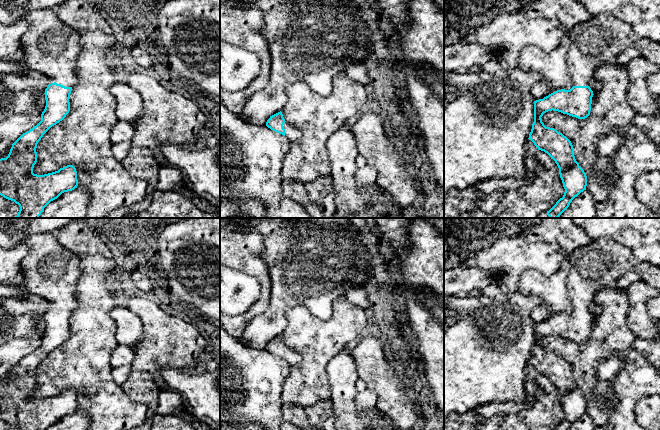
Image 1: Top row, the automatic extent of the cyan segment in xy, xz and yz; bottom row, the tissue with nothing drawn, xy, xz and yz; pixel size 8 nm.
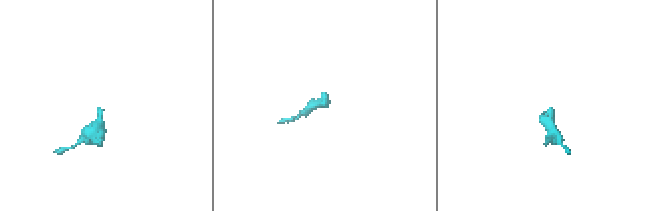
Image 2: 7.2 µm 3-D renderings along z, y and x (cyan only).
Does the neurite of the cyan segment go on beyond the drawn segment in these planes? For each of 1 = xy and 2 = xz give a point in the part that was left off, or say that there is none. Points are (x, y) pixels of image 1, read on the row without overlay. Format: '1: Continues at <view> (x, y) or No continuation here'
1: Continues at xy (50, 271)
2: Continues at xz (292, 357)

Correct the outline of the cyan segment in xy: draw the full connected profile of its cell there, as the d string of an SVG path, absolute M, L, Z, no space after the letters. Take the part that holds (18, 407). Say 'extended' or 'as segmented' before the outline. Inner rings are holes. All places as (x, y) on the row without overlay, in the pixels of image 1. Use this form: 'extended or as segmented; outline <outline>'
extended; outline M37 233L28 236L23 242L29 252L22 260L21 273L27 292L42 297L51 307L45 313L46 330L41 345L23 357L13 368L6 382L0 383L0 419L14 425L19 430L47 430L62 417L72 415L78 410L77 395L67 389L58 395L37 399L33 397L37 386L37 368L43 359L62 345L70 335L70 318L76 309L75 292L81 276L80 257L64 248L53 233Z

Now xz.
extended; outline M278 336L267 344L266 350L271 354L286 360L291 366L301 360L298 352L285 345L282 336Z

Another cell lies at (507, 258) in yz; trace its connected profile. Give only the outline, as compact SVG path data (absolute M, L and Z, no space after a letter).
M522 236L505 237L497 239L494 243L483 249L477 250L474 254L477 260L477 267L490 271L495 277L504 281L509 292L519 292L518 282L525 270L534 269L545 276L551 276L557 272L566 253L556 243L527 242Z

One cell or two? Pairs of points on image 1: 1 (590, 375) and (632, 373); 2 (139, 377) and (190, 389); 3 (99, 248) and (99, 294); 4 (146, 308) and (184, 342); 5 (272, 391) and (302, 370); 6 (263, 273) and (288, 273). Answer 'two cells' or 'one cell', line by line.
1: one cell
2: two cells
3: two cells
4: one cell
5: two cells
6: two cells

